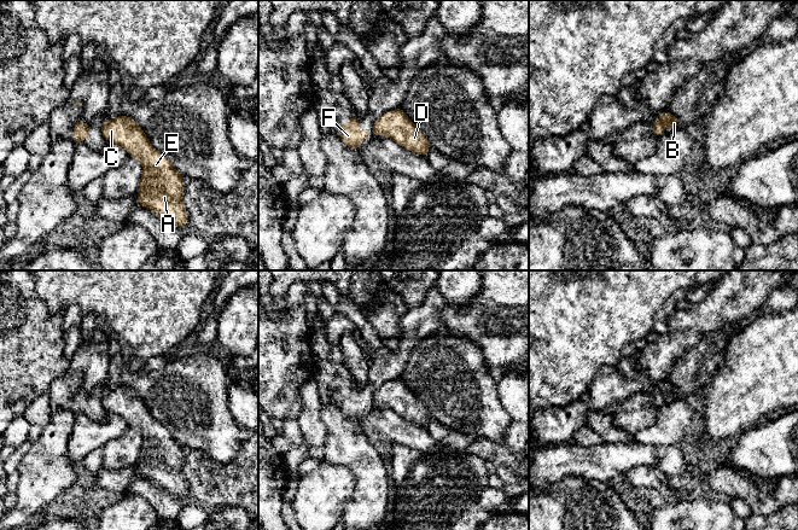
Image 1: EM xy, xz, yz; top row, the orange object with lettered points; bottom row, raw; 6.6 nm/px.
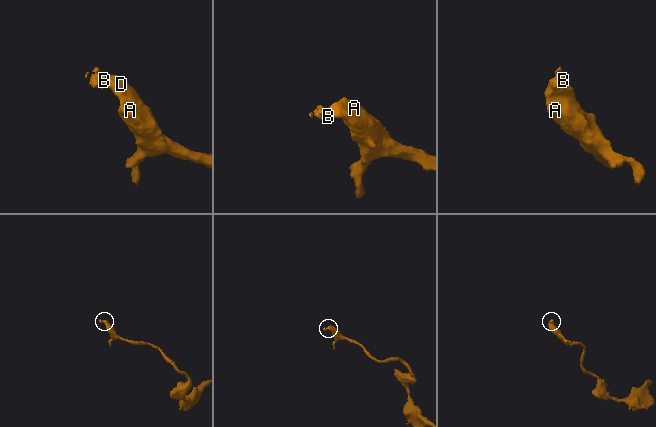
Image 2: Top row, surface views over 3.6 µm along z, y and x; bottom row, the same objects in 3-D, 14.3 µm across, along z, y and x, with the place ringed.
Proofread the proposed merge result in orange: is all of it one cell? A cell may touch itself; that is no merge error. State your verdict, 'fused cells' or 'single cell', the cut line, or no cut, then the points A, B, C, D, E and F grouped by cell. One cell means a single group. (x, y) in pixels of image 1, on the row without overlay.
fused cells; cut in yz along (659, 390), (664, 396); A C D E / B F

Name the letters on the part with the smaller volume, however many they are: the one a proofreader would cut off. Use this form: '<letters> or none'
B, F

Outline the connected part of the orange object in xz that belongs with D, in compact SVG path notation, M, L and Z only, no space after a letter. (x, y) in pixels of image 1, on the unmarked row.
M401 378L380 386L373 395L373 403L374 406L389 407L406 420L424 427L431 419L424 403L407 388Z

